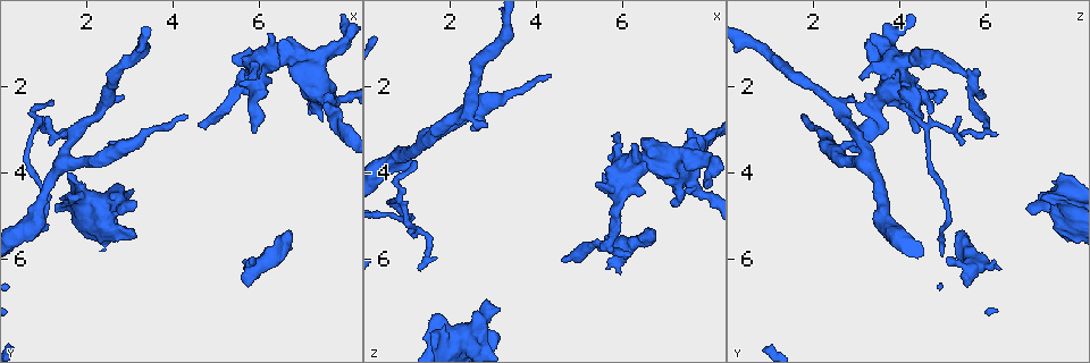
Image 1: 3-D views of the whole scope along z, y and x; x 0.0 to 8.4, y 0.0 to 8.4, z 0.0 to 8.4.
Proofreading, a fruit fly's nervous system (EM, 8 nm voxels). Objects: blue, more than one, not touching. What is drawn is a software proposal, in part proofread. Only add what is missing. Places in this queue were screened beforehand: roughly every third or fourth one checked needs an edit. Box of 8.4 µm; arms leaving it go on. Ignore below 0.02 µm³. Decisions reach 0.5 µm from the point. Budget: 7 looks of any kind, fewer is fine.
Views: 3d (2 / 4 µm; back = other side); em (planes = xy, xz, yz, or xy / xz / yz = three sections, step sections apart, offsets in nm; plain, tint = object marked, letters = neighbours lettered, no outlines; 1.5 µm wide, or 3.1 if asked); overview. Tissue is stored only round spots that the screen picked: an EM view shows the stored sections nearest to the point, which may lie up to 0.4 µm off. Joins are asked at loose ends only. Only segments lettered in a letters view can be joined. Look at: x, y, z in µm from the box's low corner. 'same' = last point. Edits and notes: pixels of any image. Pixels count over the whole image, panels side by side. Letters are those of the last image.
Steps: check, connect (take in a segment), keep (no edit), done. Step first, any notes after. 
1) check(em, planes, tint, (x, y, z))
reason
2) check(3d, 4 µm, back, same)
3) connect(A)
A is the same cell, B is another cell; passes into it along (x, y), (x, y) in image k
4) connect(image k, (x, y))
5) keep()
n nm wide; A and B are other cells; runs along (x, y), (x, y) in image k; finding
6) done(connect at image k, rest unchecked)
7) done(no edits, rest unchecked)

check(3d, 4 µm, back, (3.10, 5.45, 7.75))
branch stops here

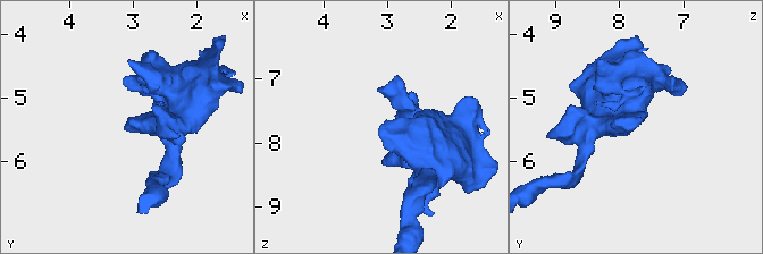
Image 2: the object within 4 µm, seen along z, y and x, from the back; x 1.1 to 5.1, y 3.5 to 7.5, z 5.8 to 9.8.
check(em, xy, step 4, letters, (3.15, 5.45, 7.75))
shape alone is not enough

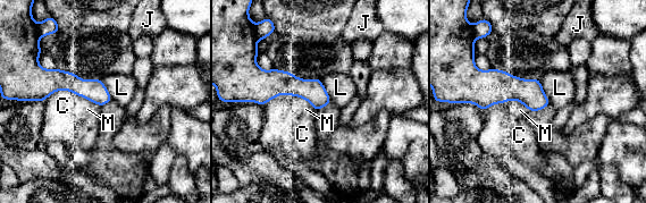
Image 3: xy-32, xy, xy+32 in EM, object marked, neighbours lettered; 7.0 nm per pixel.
check(em, planes, letters, same)

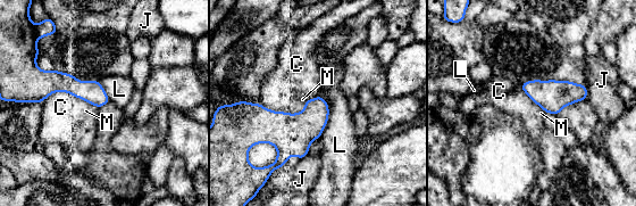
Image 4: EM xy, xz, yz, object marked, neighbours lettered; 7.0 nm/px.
keep()
C, J, L and M are other cells; runs along (42, 97), (75, 87), (106, 99) in image 4; none of them fits

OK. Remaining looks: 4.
check(3d, 2 µm, (6.60, 5.40, 5.35))
an open end

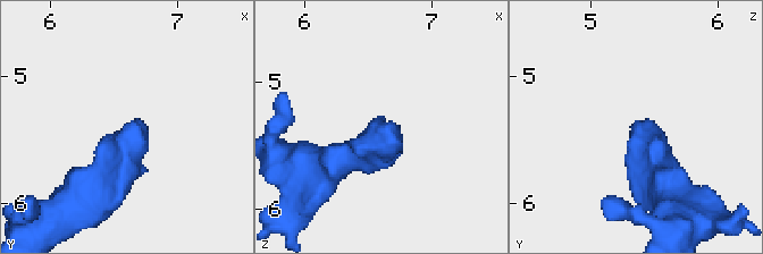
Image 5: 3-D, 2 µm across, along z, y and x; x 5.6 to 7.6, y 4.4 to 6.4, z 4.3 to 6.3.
check(em, xz, step 4, letters, (6.64, 5.38, 5.28))

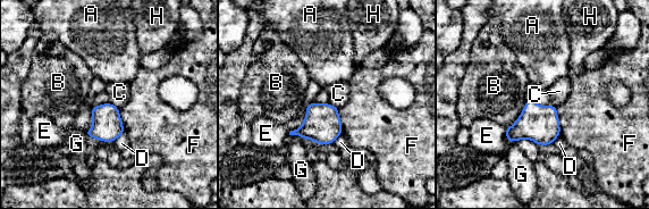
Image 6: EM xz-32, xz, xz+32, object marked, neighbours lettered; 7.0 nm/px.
keep()
A, B, C, D, E, F, G and H are other cells; border along (556, 106), (561, 134) in image 6; none of them fits

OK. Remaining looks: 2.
check(em, xy, step 4, letters, (4.35, 2.70, 1.80))
an open end

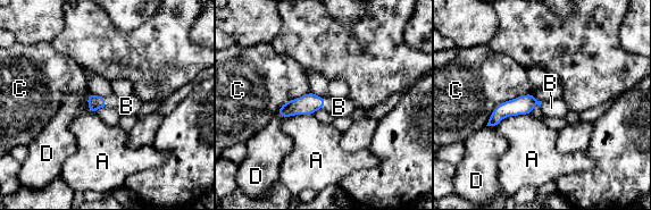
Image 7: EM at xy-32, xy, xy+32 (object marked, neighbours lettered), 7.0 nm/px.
connect(B)
100 nm wide; B is the same cell, A, C and D are other cells; passes into it along (307, 104), (324, 102), (339, 107) in image 7; the neuron continues

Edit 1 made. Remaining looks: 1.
done(connect at image 7, rest unchecked)

